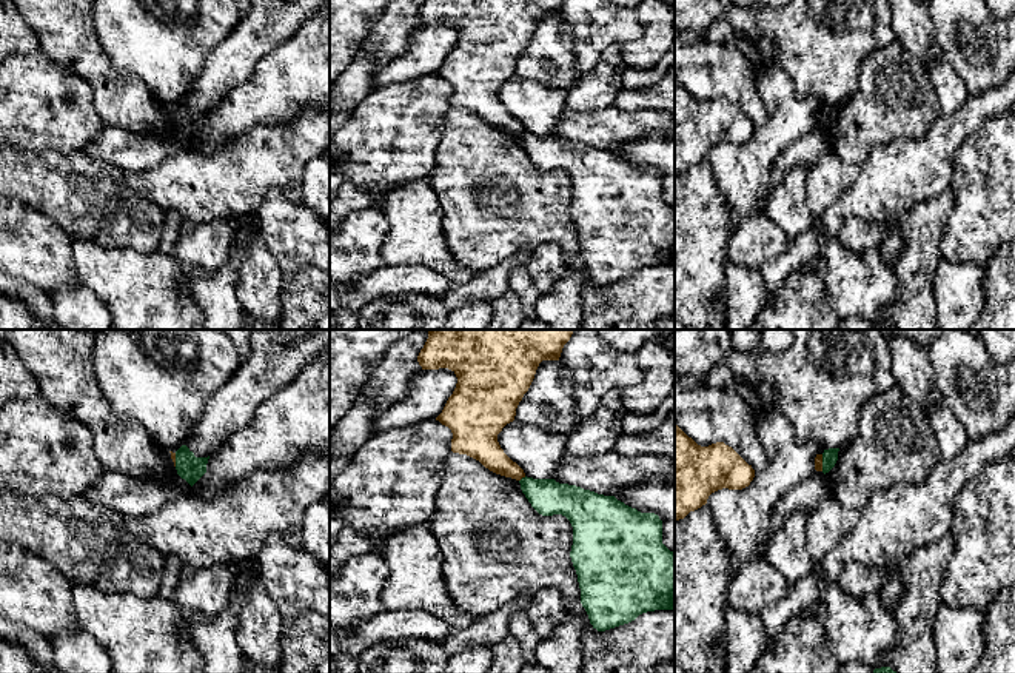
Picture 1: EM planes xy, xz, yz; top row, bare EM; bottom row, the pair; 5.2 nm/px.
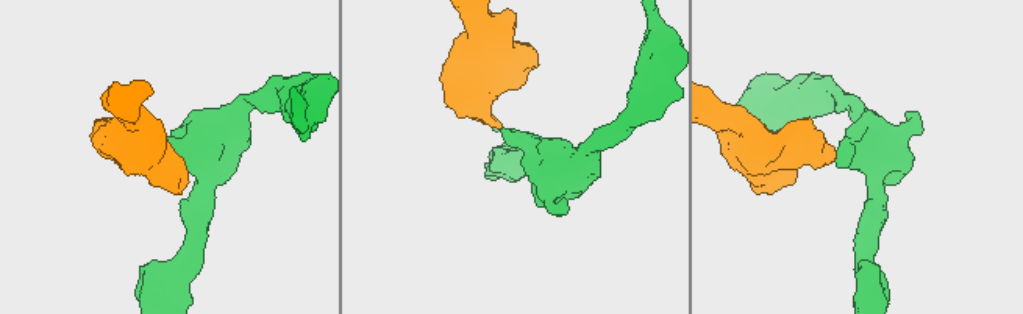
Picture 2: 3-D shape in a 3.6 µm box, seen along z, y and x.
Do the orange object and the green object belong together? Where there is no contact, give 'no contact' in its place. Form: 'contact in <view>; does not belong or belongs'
contact in xz; does not belong

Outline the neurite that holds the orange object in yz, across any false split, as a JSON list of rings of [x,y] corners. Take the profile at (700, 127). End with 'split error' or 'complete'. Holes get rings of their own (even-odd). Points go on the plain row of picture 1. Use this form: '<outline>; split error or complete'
[[[675,79],[675,176],[707,159],[712,148],[750,140],[755,125],[732,102],[698,100]]]; complete

